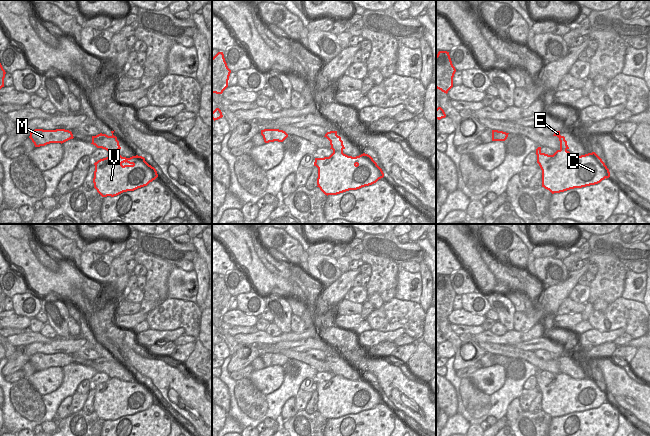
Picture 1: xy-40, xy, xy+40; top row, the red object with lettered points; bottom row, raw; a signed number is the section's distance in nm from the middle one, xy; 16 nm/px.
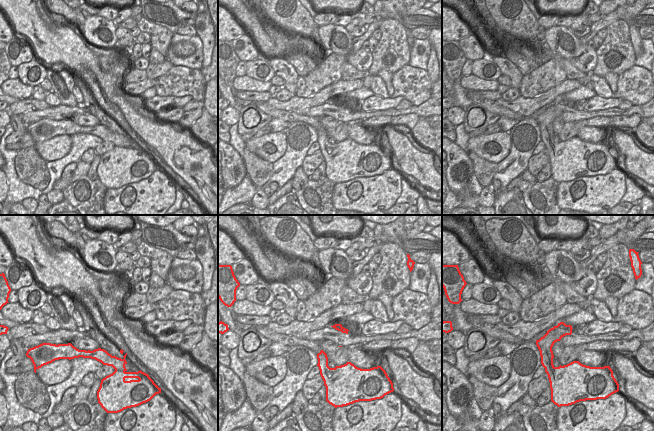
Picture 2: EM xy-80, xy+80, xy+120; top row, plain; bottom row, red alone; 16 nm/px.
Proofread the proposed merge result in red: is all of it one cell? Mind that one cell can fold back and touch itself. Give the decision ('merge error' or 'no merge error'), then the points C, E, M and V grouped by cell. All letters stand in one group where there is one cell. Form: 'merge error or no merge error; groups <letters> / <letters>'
merge error; groups C V / E M

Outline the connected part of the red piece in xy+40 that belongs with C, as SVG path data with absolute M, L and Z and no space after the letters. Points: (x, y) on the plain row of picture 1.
M538 371L536 379L542 394L542 411L552 418L595 409L610 401L609 393L595 376L576 380L560 373L548 379Z

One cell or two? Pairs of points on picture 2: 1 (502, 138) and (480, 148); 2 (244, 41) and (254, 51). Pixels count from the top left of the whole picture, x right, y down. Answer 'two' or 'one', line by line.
1: one
2: one

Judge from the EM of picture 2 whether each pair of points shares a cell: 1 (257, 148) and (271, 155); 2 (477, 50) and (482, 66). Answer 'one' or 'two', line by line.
1: one
2: two

